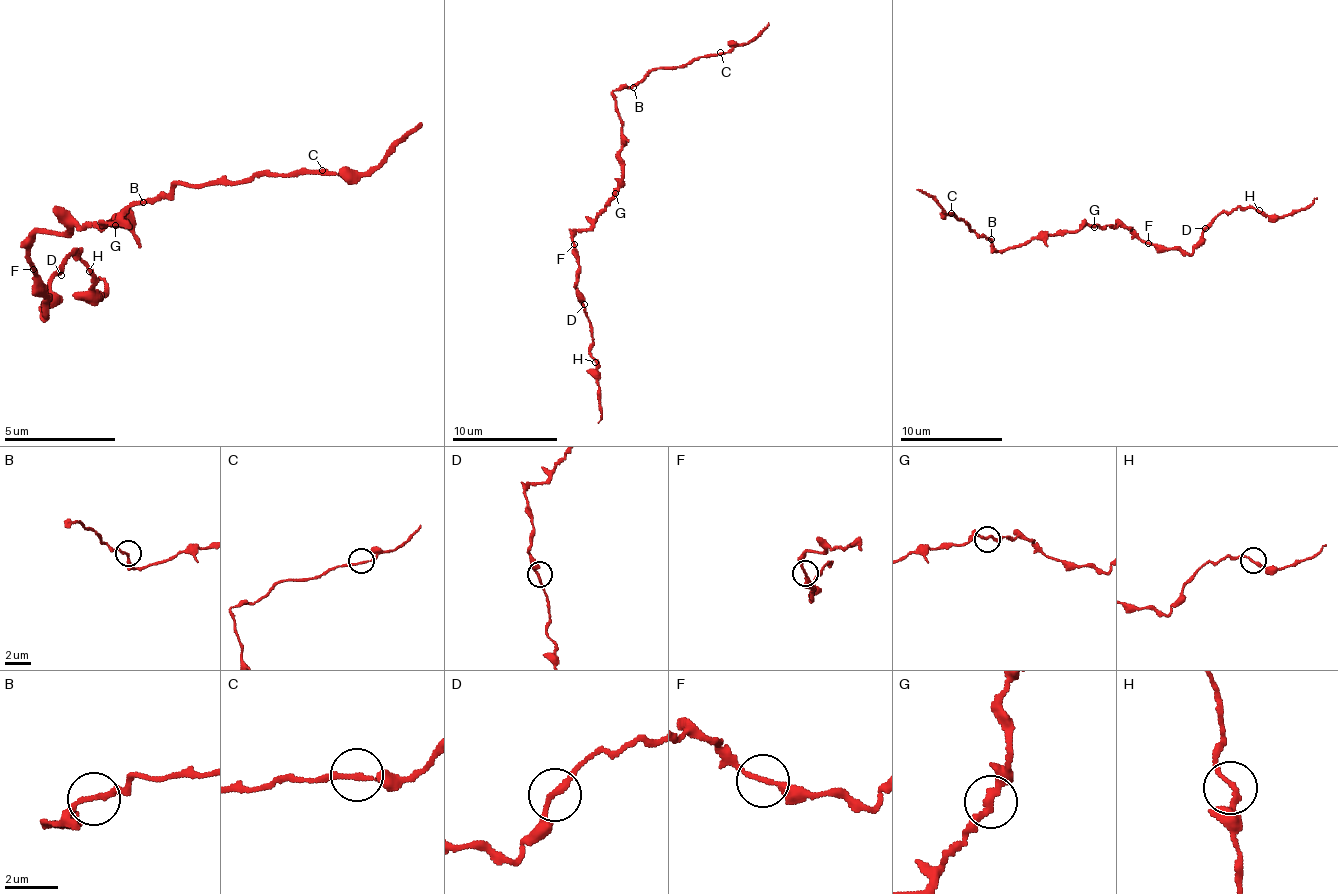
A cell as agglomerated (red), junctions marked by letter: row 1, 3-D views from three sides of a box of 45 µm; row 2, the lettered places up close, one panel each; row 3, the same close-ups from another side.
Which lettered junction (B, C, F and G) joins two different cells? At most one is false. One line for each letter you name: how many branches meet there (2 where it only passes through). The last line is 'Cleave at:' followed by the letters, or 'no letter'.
F: 2
Cleave at: F

